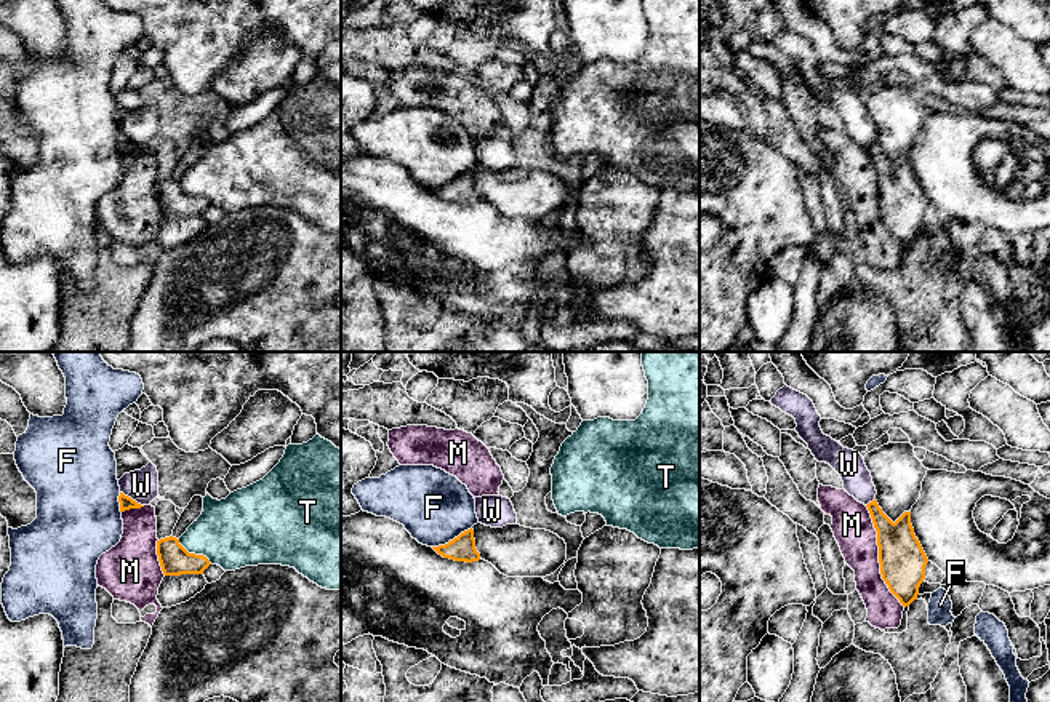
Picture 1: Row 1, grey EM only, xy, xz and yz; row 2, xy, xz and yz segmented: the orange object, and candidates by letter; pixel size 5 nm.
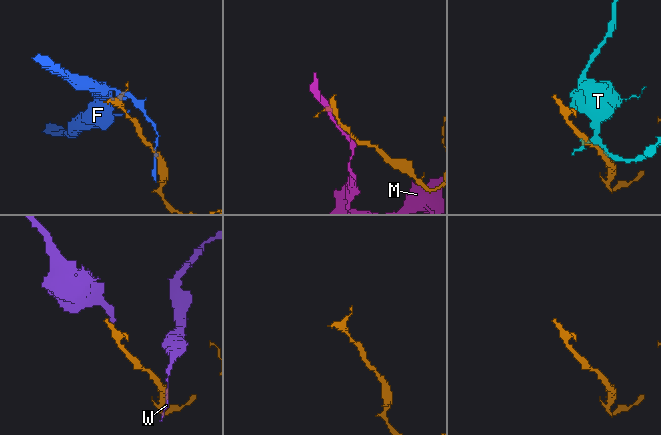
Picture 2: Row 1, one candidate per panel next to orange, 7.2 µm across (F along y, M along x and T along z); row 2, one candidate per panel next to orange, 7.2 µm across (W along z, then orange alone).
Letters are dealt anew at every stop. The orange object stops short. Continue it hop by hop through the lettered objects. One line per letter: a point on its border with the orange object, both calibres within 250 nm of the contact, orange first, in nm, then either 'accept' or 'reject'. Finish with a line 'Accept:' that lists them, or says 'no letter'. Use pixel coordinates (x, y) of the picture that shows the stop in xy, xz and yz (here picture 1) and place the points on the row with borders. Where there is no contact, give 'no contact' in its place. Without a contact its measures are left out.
F: xz (453, 539) | 130/360 nm | reject
M: yz (879, 557) | 220/200 nm | reject
T: xy (194, 554) | 160/360 nm | reject
W: xy (130, 498) | 70/160 nm | reject
Accept: no letter

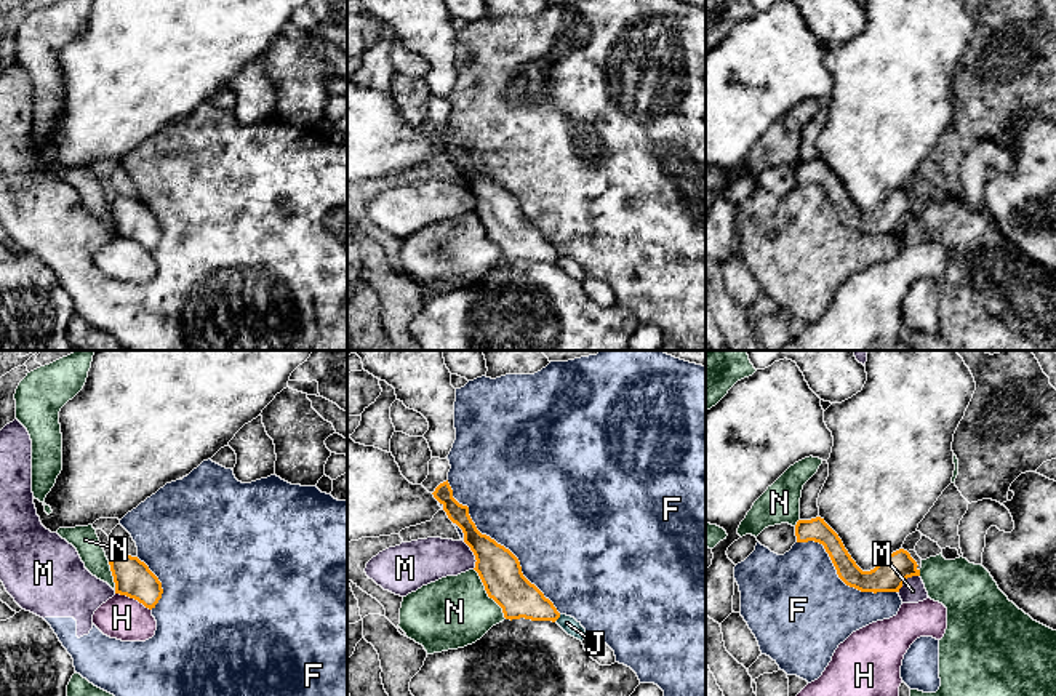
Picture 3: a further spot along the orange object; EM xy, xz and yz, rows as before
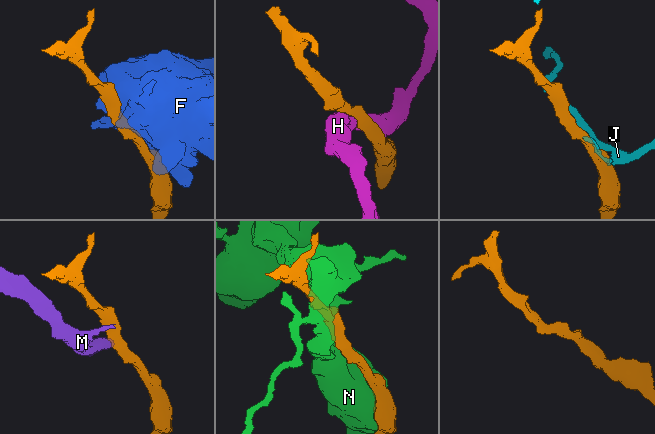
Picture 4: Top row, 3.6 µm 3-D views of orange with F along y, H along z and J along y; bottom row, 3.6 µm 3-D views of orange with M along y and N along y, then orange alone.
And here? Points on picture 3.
F: xz (500, 544) | 220/500 nm | reject
H: xy (133, 597) | 190/220 nm | reject
J: xz (557, 618) | 200/80 nm | reject
M: xz (474, 554) | 220/220 nm | reject
N: xz (487, 592) | 220/360 nm | reject
Accept: no letter

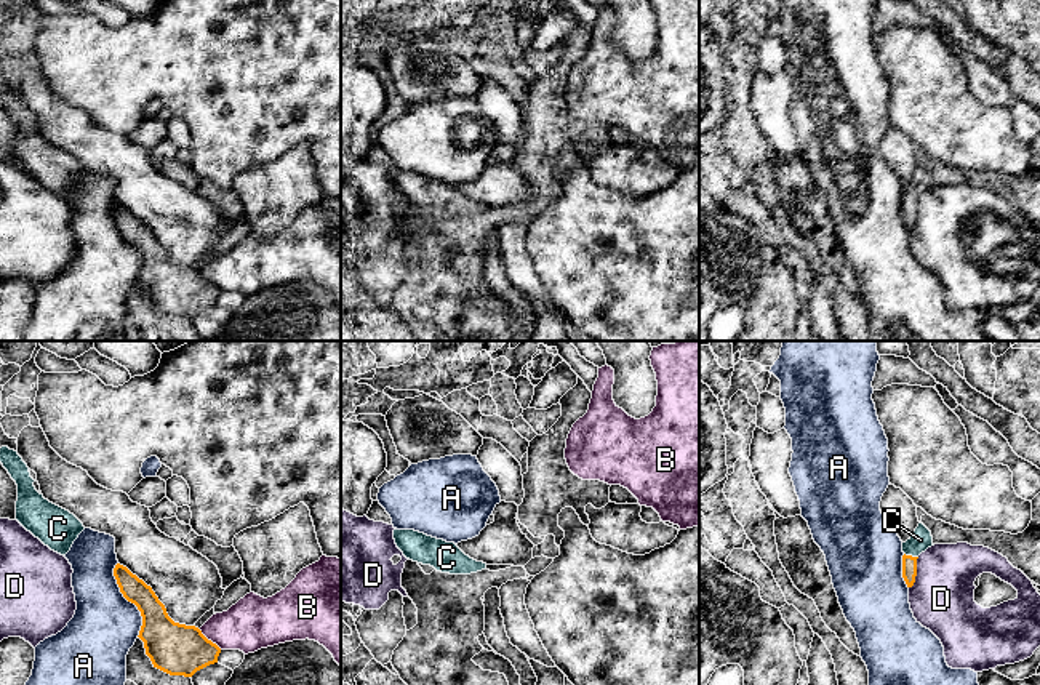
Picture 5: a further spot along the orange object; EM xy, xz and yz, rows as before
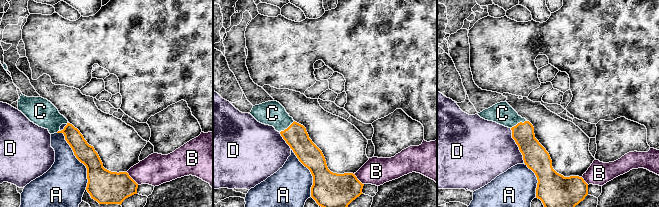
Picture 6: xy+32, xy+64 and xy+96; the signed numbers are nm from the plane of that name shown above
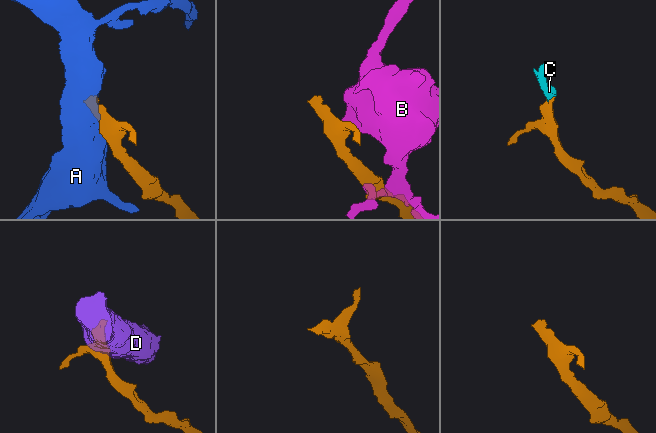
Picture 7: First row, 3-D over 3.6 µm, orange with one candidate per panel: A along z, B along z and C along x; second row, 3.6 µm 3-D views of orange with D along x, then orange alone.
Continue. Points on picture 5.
A: xy (128, 600) | 200/320 nm | reject
B: xy (210, 640) | 260/260 nm | reject
C: yz (911, 556) | 80/100 nm | accept
D: yz (916, 573) | 80/320 nm | reject
Accept: C

